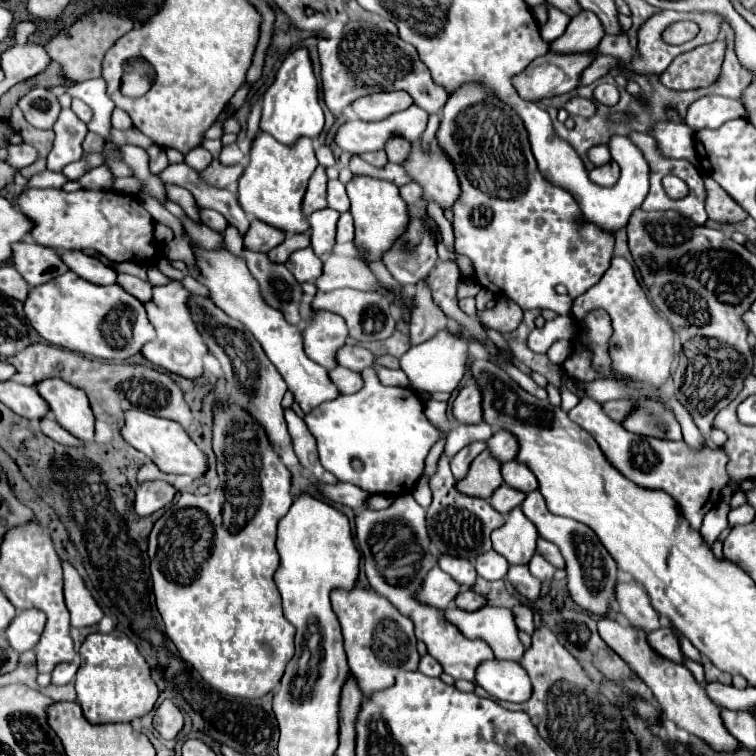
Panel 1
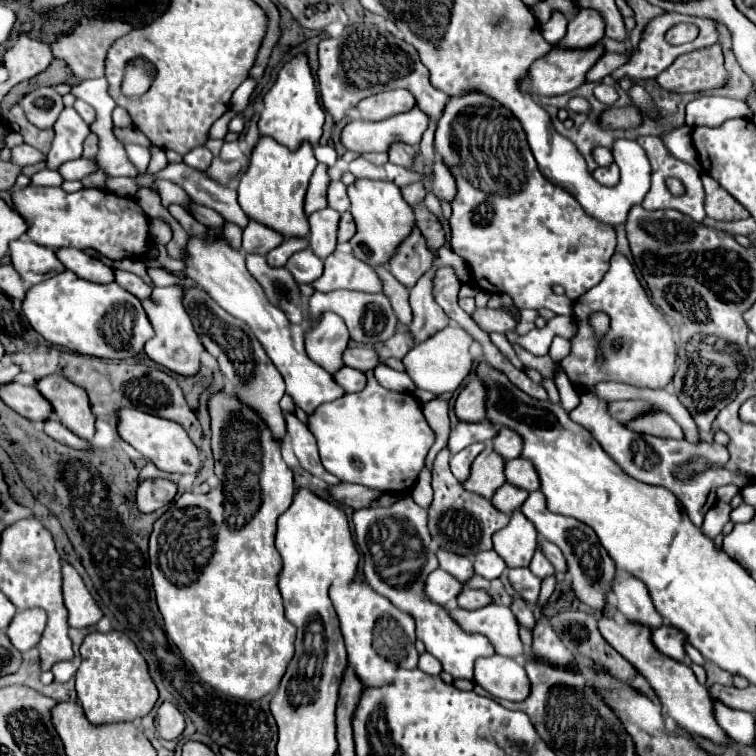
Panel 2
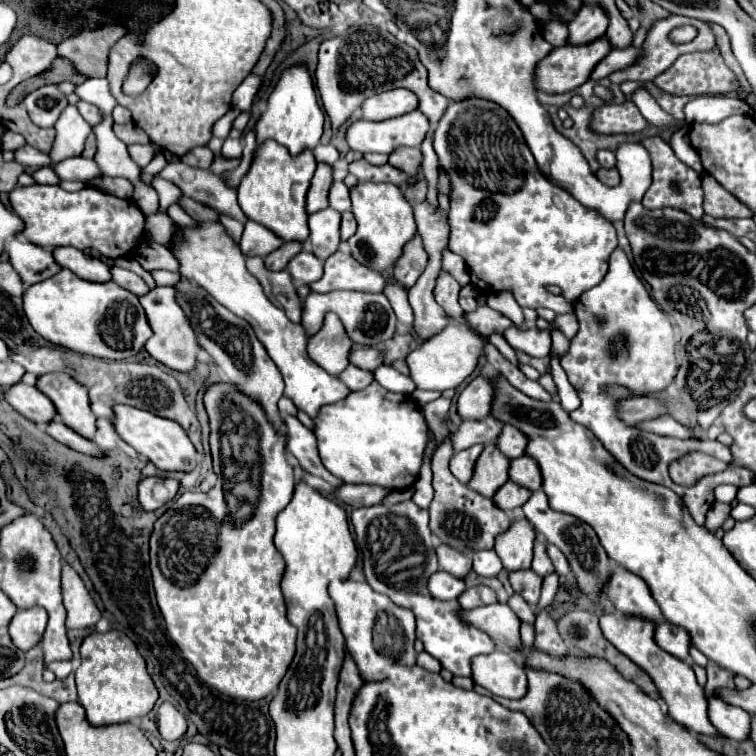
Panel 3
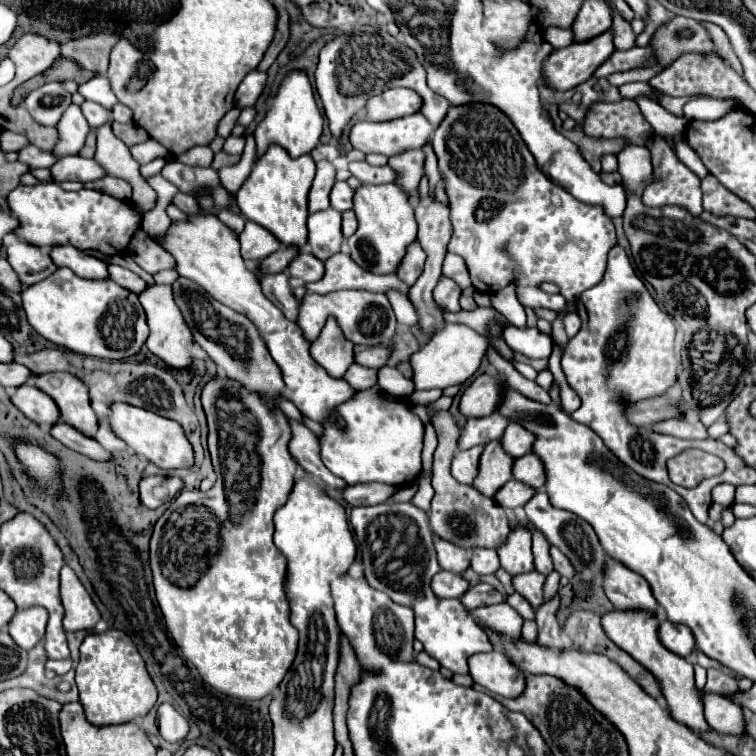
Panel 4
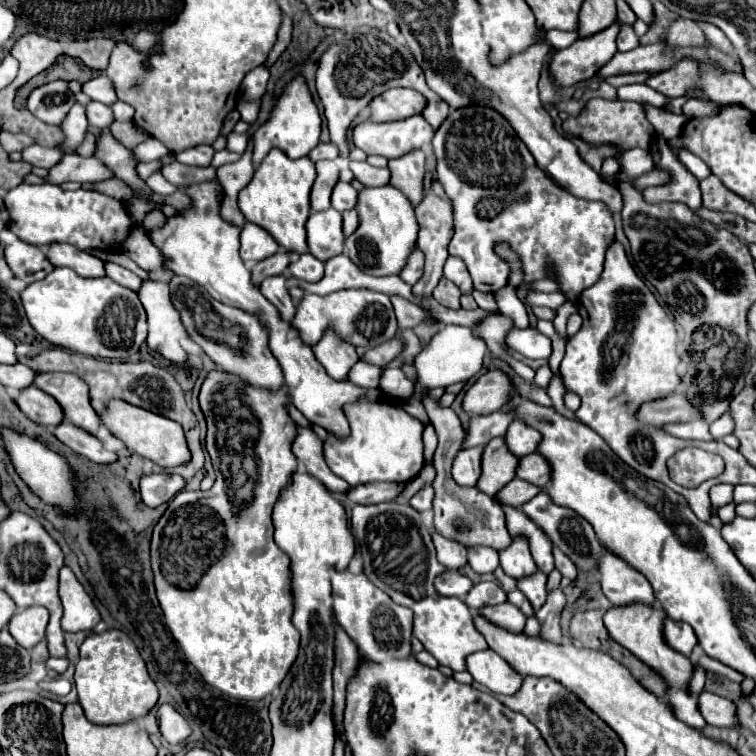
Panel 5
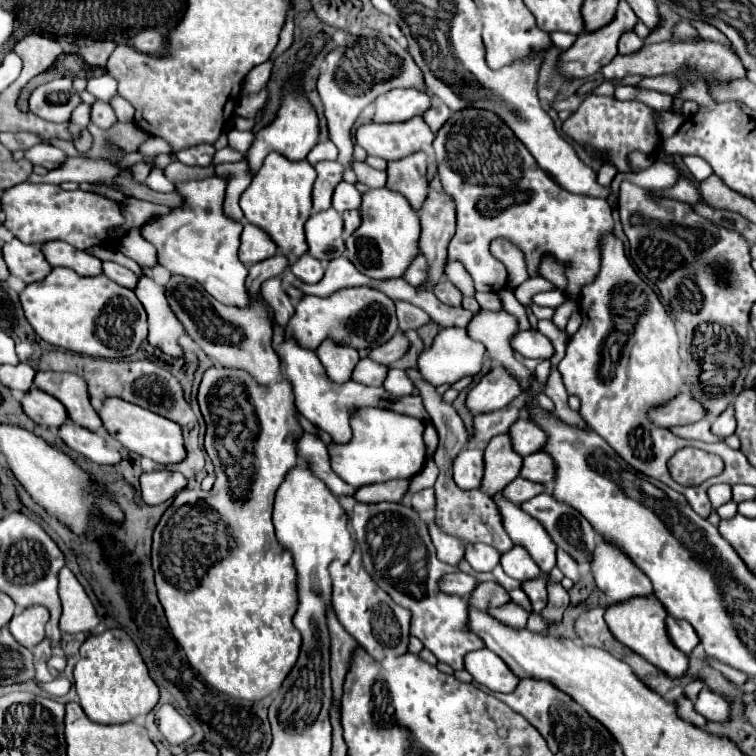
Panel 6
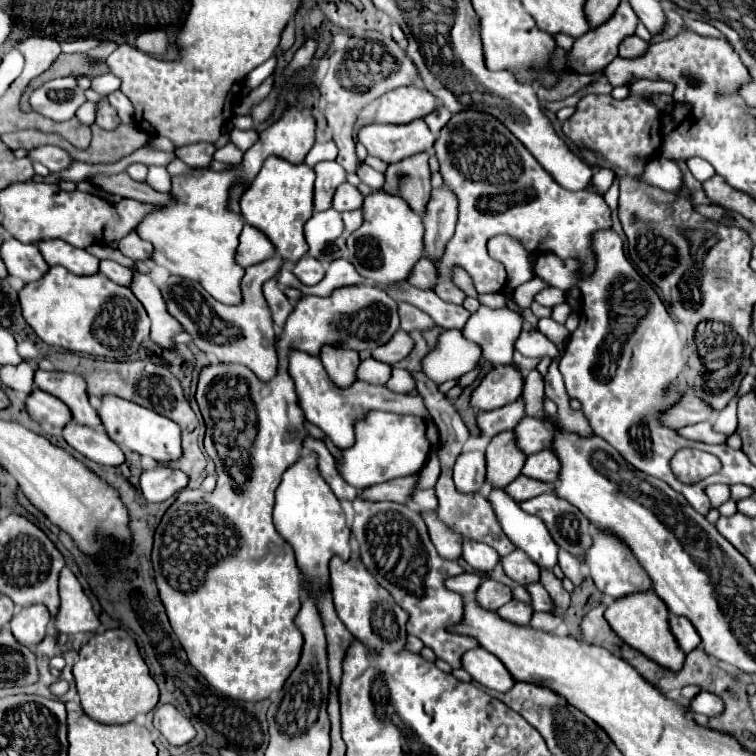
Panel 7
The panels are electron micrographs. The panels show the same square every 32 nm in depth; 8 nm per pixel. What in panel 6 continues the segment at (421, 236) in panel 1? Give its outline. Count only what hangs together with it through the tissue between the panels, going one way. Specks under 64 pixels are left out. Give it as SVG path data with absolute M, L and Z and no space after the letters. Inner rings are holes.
M418 254L412 260L412 266L408 266L408 270L404 272L404 280L412 286L418 286L426 280L426 258L424 258L424 254Z

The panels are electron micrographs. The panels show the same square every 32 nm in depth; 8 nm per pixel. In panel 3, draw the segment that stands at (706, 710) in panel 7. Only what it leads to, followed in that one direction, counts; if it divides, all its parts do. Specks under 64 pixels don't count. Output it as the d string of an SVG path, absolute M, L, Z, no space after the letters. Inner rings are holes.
M718 696L708 698L708 714L712 724L720 730L720 734L744 742L744 738L750 738L750 714L726 704Z

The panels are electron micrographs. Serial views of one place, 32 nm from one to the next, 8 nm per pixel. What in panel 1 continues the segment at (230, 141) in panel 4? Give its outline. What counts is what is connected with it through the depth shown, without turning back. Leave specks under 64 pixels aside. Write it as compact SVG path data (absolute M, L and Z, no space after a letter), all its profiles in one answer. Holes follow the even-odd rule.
M236 144L224 146L220 152L220 164L224 166L234 166L234 164L242 164L244 162L244 154L240 152L240 148Z

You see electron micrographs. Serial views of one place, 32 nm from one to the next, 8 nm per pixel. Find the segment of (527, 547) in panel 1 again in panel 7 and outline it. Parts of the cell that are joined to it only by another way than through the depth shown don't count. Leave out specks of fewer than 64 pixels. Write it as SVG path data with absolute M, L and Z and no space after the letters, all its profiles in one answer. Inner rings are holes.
M514 550L512 554L508 554L508 558L502 558L502 566L504 572L522 586L540 578L540 568L528 558L528 554L524 554L524 550Z

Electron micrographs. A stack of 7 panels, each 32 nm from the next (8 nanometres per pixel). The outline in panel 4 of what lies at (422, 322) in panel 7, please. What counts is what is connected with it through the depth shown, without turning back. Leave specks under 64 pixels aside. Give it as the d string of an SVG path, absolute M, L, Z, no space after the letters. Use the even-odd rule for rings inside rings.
M388 290L386 296L388 296L388 300L390 300L392 308L394 308L394 314L396 314L396 318L398 318L398 322L400 322L402 326L414 326L414 324L418 322L416 310L414 310L414 306L410 304L408 296L400 294L400 290Z

